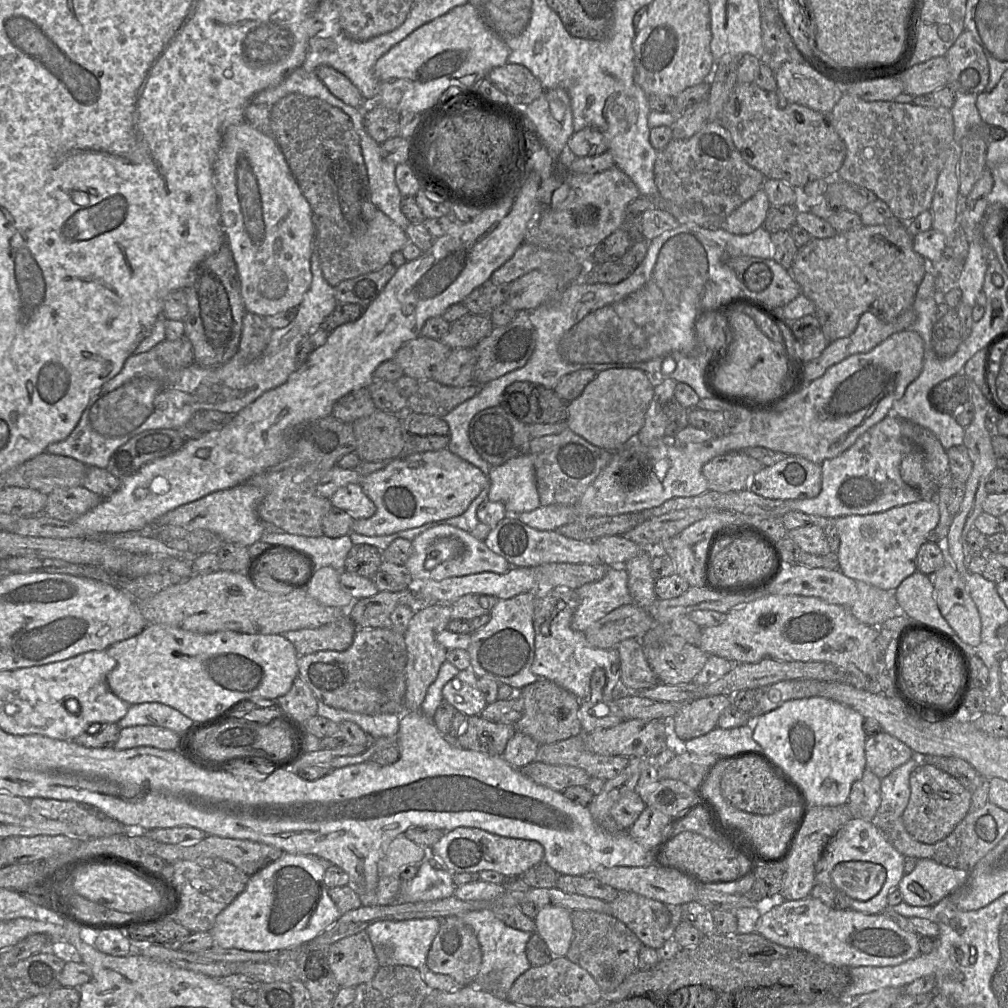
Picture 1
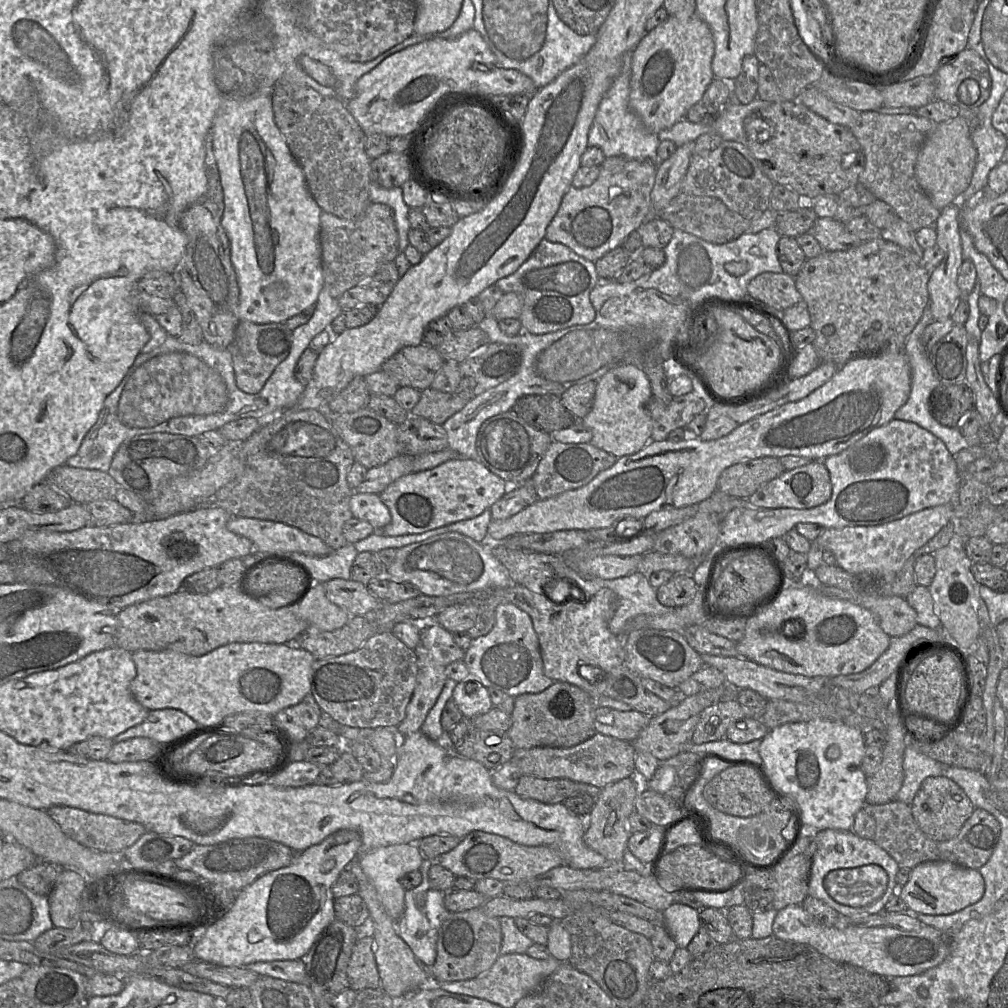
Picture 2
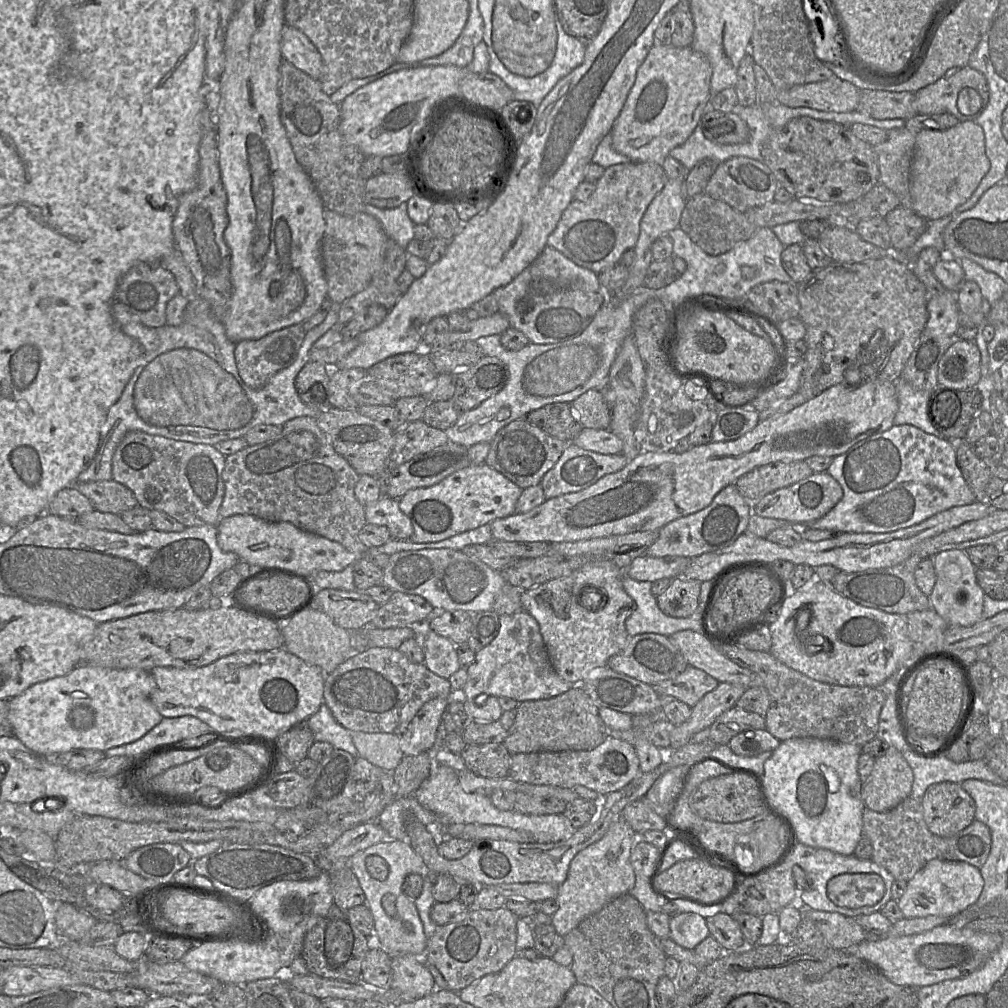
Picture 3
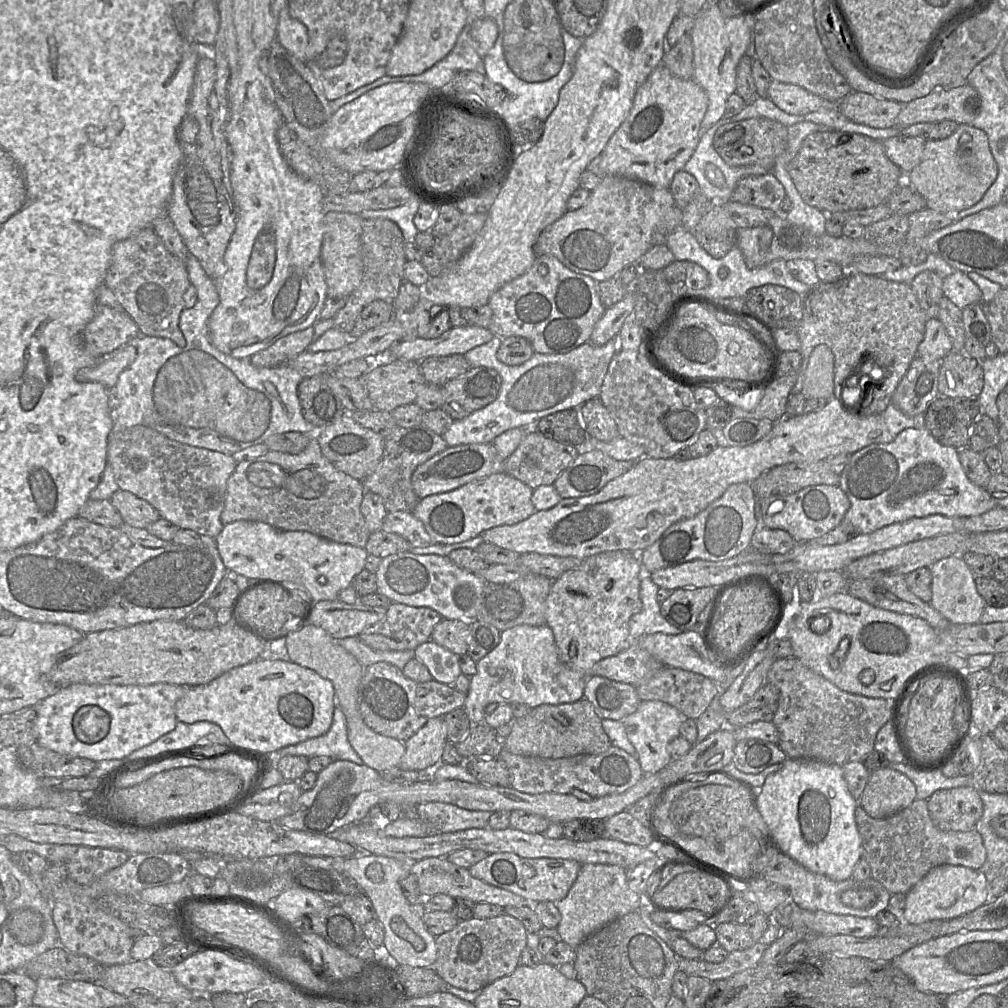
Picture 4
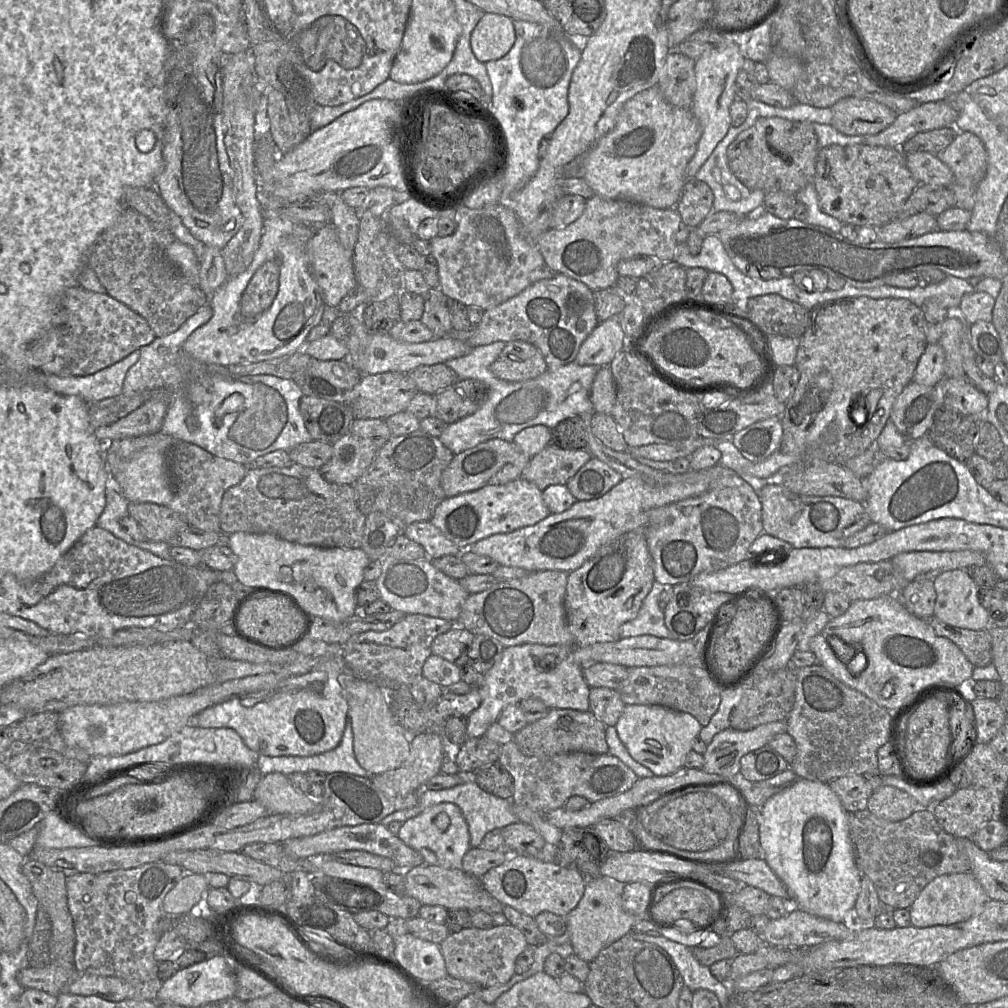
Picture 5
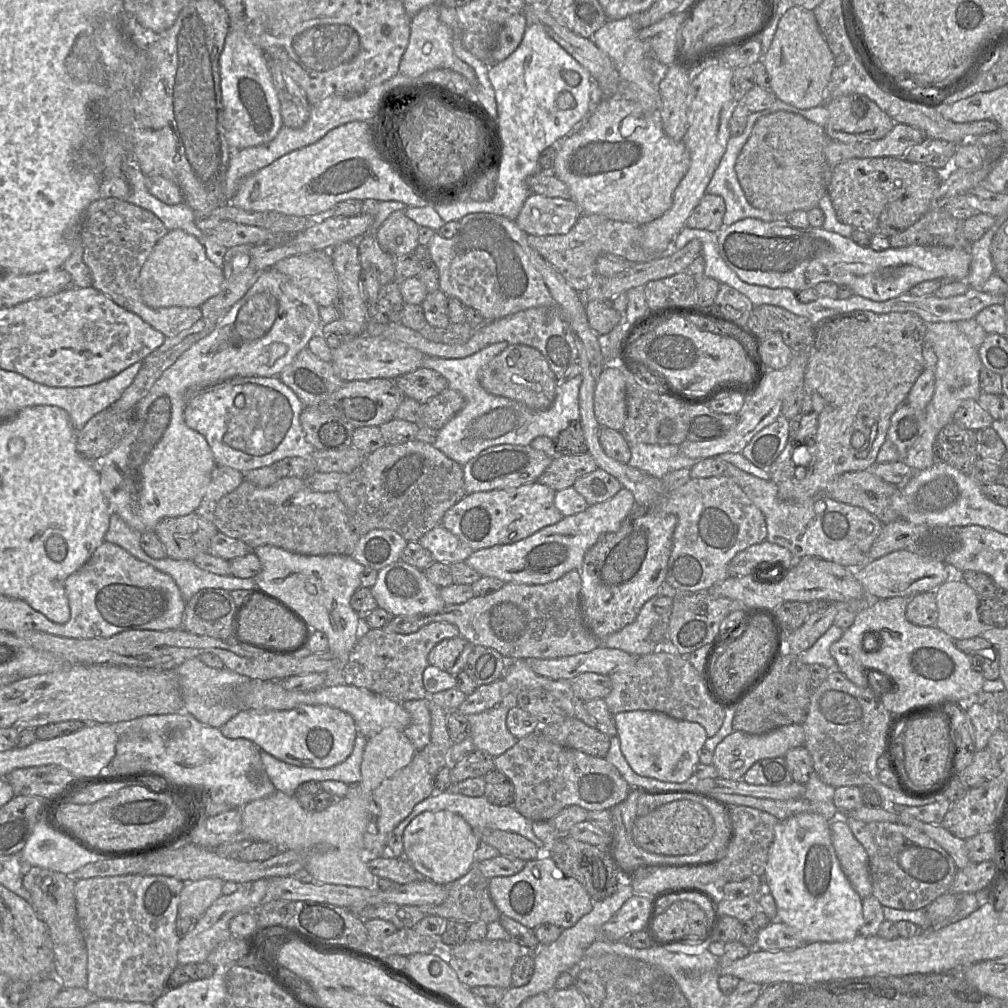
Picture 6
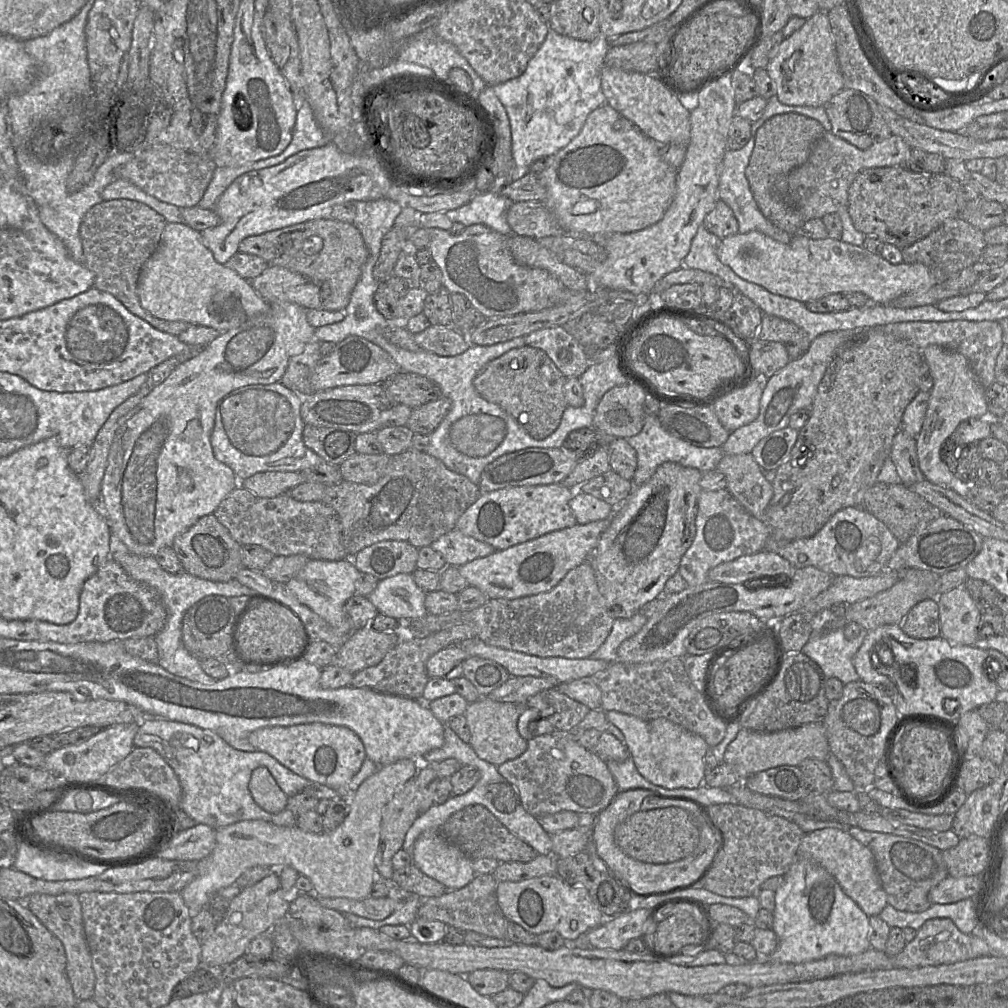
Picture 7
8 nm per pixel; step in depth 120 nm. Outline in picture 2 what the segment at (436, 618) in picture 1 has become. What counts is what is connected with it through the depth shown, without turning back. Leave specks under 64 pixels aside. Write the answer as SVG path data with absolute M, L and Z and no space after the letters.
M422 642L415 648L418 674L403 721L395 728L396 754L404 738L421 731L427 714L436 703L447 680L445 667L436 662Z

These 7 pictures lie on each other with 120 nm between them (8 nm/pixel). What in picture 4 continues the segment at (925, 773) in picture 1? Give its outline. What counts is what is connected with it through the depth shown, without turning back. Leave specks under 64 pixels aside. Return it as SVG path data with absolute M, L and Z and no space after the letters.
M961 786L935 791L927 799L929 815L943 831L969 831L983 813L983 803L974 787Z

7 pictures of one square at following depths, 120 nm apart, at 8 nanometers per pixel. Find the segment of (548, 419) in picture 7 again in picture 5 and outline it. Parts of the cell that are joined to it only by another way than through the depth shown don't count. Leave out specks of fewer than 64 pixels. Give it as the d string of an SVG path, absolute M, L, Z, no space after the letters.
M521 340L507 342L495 361L490 365L492 374L508 382L534 379L548 369L540 350Z

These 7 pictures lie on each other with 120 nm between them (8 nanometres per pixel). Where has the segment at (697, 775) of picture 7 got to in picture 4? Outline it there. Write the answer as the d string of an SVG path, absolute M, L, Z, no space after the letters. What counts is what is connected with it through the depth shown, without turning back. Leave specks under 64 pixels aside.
M642 701L635 712L622 720L644 774L654 774L671 762L668 745L681 735L680 726L687 718L684 713L662 701Z

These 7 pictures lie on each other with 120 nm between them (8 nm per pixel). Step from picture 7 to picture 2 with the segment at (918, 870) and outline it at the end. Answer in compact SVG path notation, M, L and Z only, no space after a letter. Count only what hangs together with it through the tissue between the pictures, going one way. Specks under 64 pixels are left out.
M893 800L879 805L865 803L863 808L875 820L874 841L897 862L899 868L912 870L923 862L947 861L978 870L989 860L1000 838L999 822L981 808L975 808L959 833L947 841L929 838L916 823L911 805L901 801Z

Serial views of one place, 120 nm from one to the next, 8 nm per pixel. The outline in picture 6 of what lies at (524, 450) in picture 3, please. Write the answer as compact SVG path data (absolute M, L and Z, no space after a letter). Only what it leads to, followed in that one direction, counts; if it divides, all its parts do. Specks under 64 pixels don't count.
M588 452L580 455L553 455L552 462L539 476L537 482L558 491L573 487L578 478L598 468Z

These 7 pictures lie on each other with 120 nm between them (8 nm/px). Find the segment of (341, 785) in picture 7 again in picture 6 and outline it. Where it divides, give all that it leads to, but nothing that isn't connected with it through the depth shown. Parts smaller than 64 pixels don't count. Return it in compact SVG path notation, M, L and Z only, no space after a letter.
M300 705L281 711L242 708L220 731L229 739L250 740L286 763L320 769L345 761L353 751L357 734L356 724L350 714L327 705Z

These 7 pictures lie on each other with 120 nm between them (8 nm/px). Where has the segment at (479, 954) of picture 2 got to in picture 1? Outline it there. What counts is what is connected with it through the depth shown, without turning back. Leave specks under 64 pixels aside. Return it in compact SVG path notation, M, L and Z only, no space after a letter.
M457 916L442 919L425 965L432 972L448 975L462 985L469 985L477 979L481 964L482 950L474 931Z

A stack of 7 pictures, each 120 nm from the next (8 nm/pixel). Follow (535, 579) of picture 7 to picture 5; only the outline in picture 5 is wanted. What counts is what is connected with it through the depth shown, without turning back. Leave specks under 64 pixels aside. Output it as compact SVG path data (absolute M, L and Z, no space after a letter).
M704 470L676 474L676 482L666 485L649 485L637 477L624 478L600 498L576 501L568 510L551 513L534 525L488 536L473 543L470 552L488 556L500 566L519 567L531 572L571 572L605 544L630 531L644 529L651 509L701 495L708 489L708 475Z

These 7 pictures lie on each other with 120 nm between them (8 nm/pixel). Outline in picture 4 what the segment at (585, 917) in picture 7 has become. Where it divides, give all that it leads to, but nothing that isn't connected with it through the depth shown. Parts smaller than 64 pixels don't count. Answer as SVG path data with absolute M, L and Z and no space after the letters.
M492 853L471 866L468 871L476 879L508 890L522 897L528 904L564 899L573 886L581 865L574 860L552 858L524 858L514 853Z

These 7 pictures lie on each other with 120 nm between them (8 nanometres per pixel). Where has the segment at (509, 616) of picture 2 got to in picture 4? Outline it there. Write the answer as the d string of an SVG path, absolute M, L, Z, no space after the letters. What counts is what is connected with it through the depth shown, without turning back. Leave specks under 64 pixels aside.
M518 625L504 630L499 644L477 662L477 672L470 678L463 708L471 727L484 725L486 707L491 703L521 703L529 708L573 703L584 697L586 679L560 660L549 626Z

